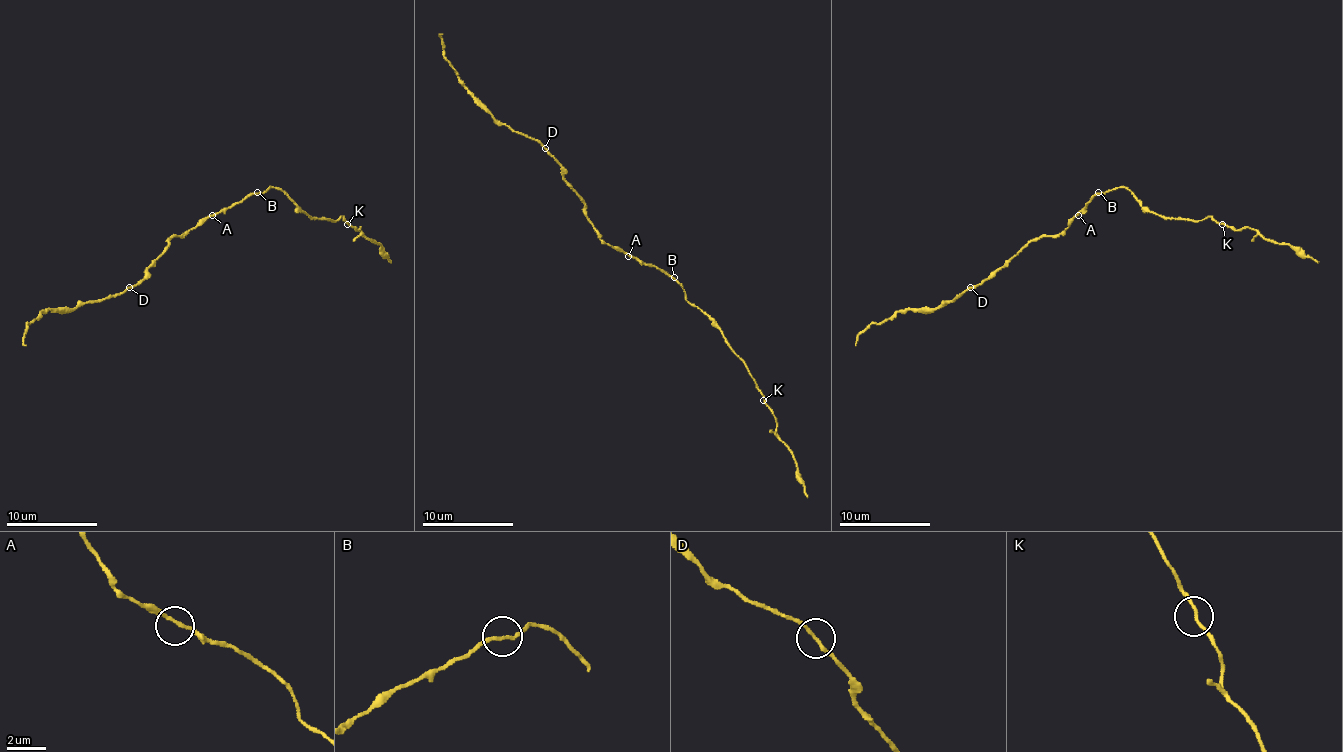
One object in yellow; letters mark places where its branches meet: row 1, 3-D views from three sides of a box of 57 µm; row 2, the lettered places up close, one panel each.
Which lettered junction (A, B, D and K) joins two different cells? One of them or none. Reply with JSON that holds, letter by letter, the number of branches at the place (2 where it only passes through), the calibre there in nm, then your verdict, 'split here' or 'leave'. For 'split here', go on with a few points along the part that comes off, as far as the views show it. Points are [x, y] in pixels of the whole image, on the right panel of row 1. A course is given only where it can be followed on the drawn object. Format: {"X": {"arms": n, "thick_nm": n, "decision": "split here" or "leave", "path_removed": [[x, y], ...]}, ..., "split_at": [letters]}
{"A": {"arms": 2, "thick_nm": 160, "decision": "leave"}, "B": {"arms": 2, "thick_nm": 160, "decision": "leave"}, "D": {"arms": 2, "thick_nm": 180, "decision": "leave"}, "K": {"arms": 2, "thick_nm": 150, "decision": "leave"}, "split_at": []}

